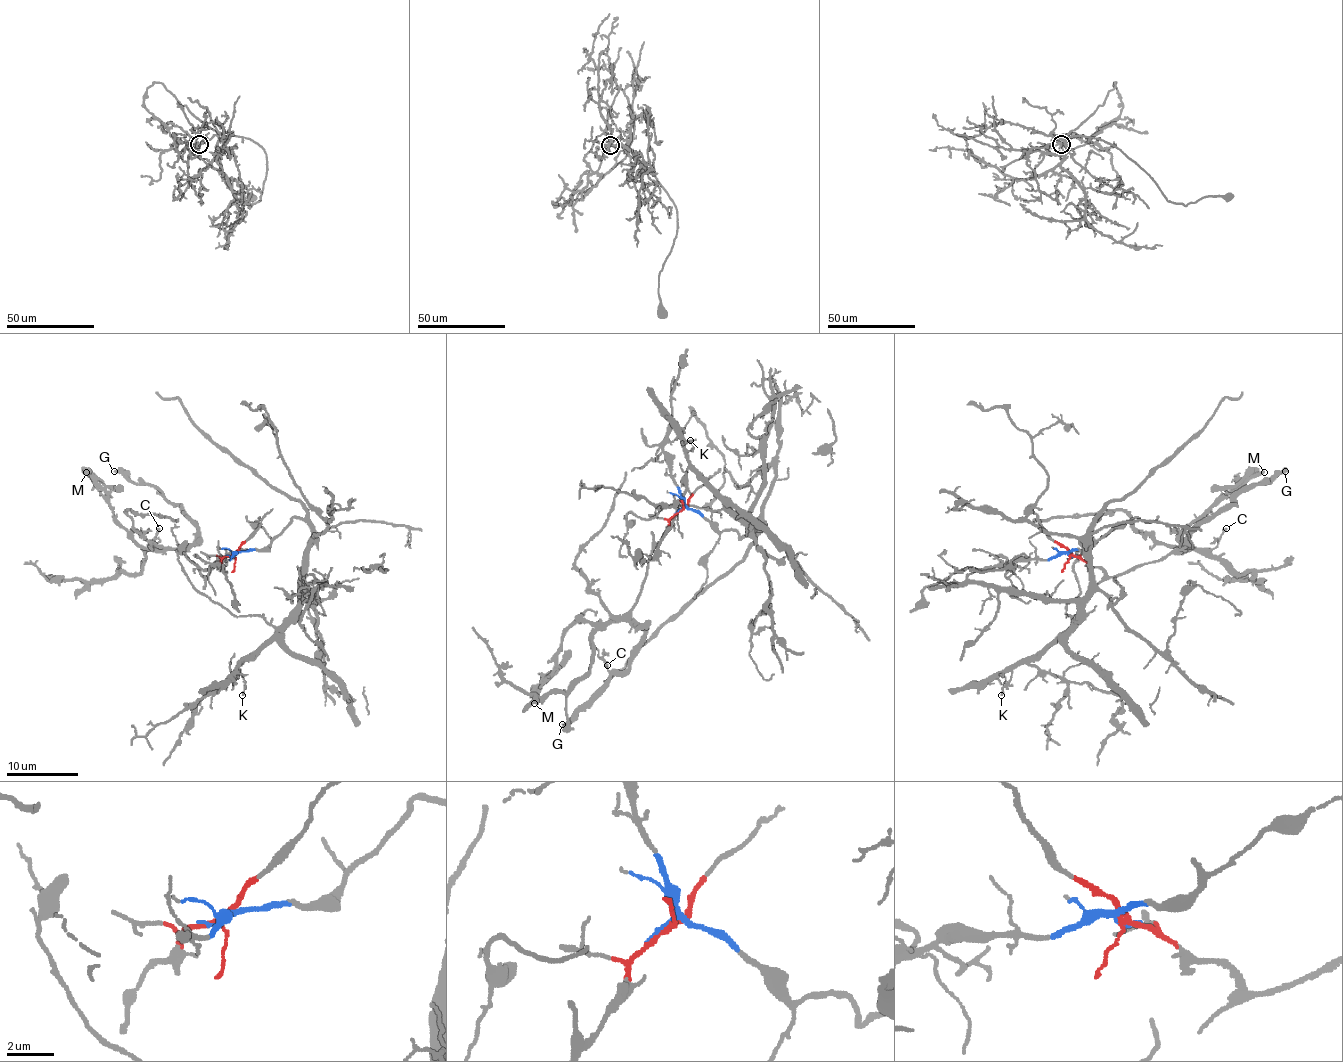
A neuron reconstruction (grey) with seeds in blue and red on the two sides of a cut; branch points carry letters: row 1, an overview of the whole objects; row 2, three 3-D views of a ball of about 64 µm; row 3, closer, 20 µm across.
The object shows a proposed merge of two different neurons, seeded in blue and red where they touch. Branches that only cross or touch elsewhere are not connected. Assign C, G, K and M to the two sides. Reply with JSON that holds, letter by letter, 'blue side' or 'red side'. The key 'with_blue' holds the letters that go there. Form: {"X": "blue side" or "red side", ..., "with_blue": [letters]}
{"C": "red side", "G": "red side", "K": "blue side", "M": "red side", "with_blue": ["K"]}

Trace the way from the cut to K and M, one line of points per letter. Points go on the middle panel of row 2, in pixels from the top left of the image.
K: (682, 507), (695, 509), (718, 532), (750, 535), (759, 528), (725, 503), (688, 457), (690, 439)
M: (682, 507), (652, 548), (638, 601), (604, 623), (576, 621), (565, 632), (552, 674), (540, 687), (535, 703)

